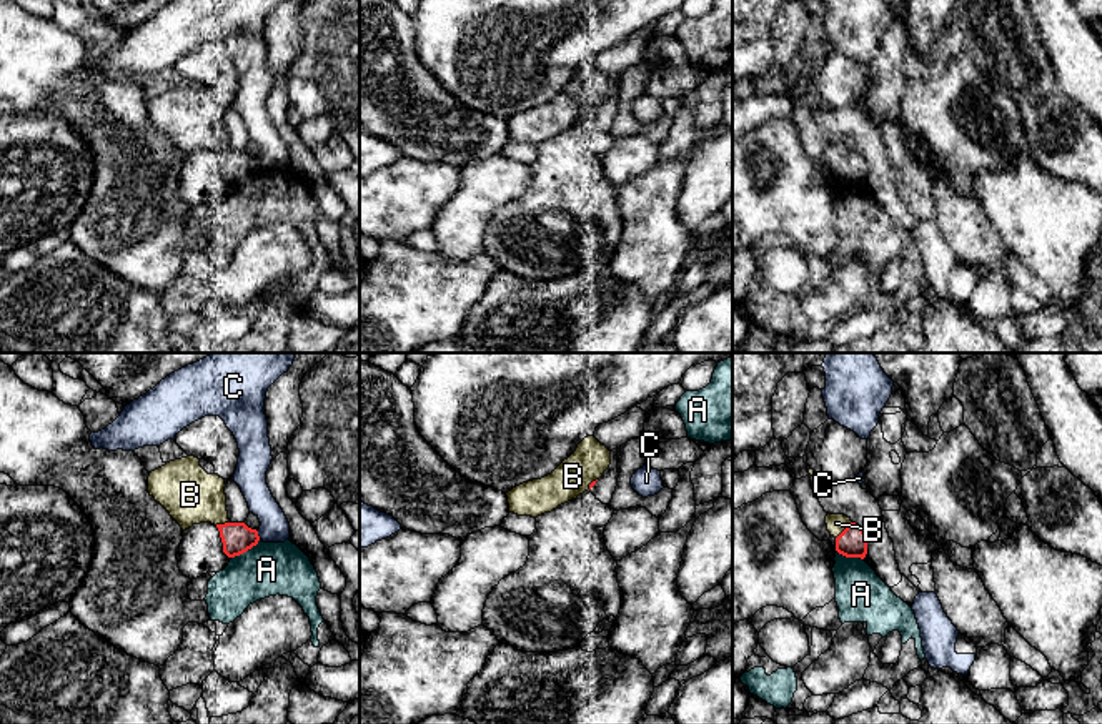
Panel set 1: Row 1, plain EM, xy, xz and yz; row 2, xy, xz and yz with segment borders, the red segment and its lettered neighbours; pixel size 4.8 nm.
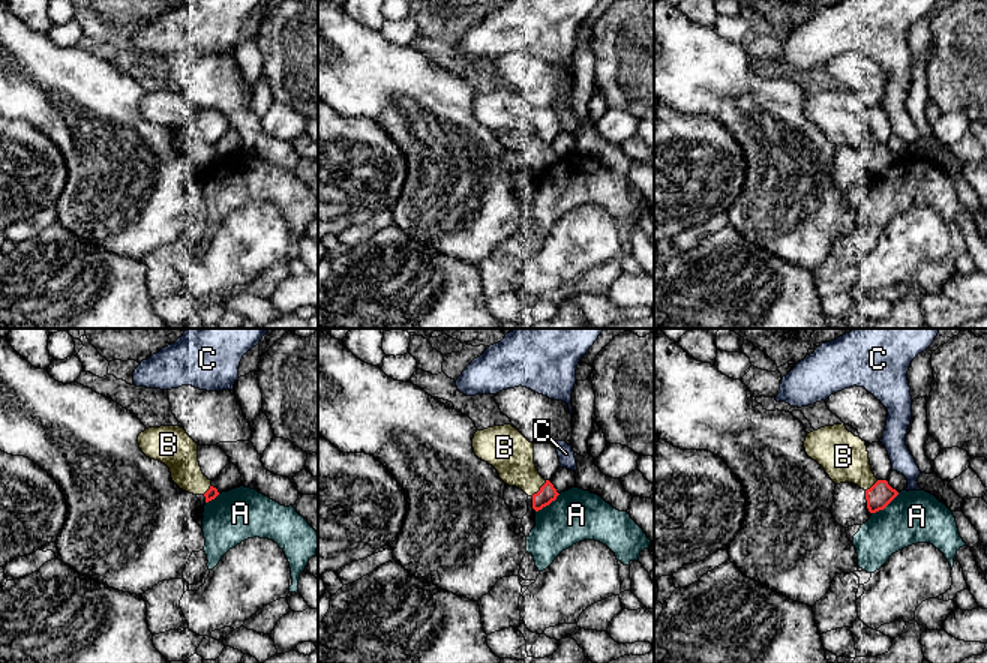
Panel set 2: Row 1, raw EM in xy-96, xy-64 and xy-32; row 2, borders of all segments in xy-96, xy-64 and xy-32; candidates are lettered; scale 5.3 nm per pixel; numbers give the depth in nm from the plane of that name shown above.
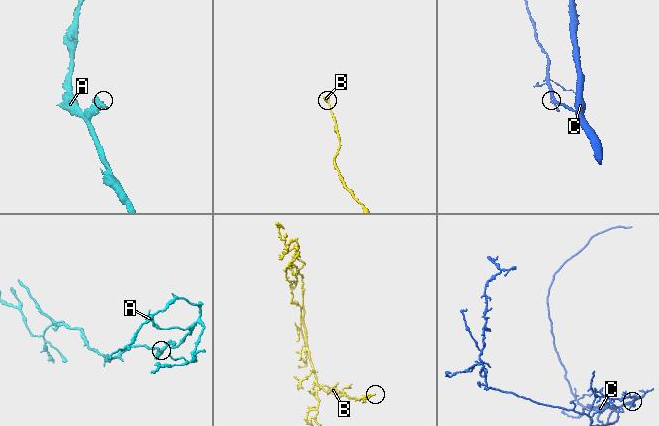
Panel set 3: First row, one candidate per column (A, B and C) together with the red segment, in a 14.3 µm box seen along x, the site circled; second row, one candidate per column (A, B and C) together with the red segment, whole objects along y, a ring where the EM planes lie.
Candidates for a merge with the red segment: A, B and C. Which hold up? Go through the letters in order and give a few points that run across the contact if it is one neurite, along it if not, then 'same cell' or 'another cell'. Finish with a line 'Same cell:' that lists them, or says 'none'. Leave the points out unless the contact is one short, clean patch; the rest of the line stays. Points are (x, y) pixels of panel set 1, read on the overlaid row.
A: xy (260, 540), (232, 558) | another cell
B: same cell
C: xy (257, 531), (260, 538) | another cell
Same cell: B

